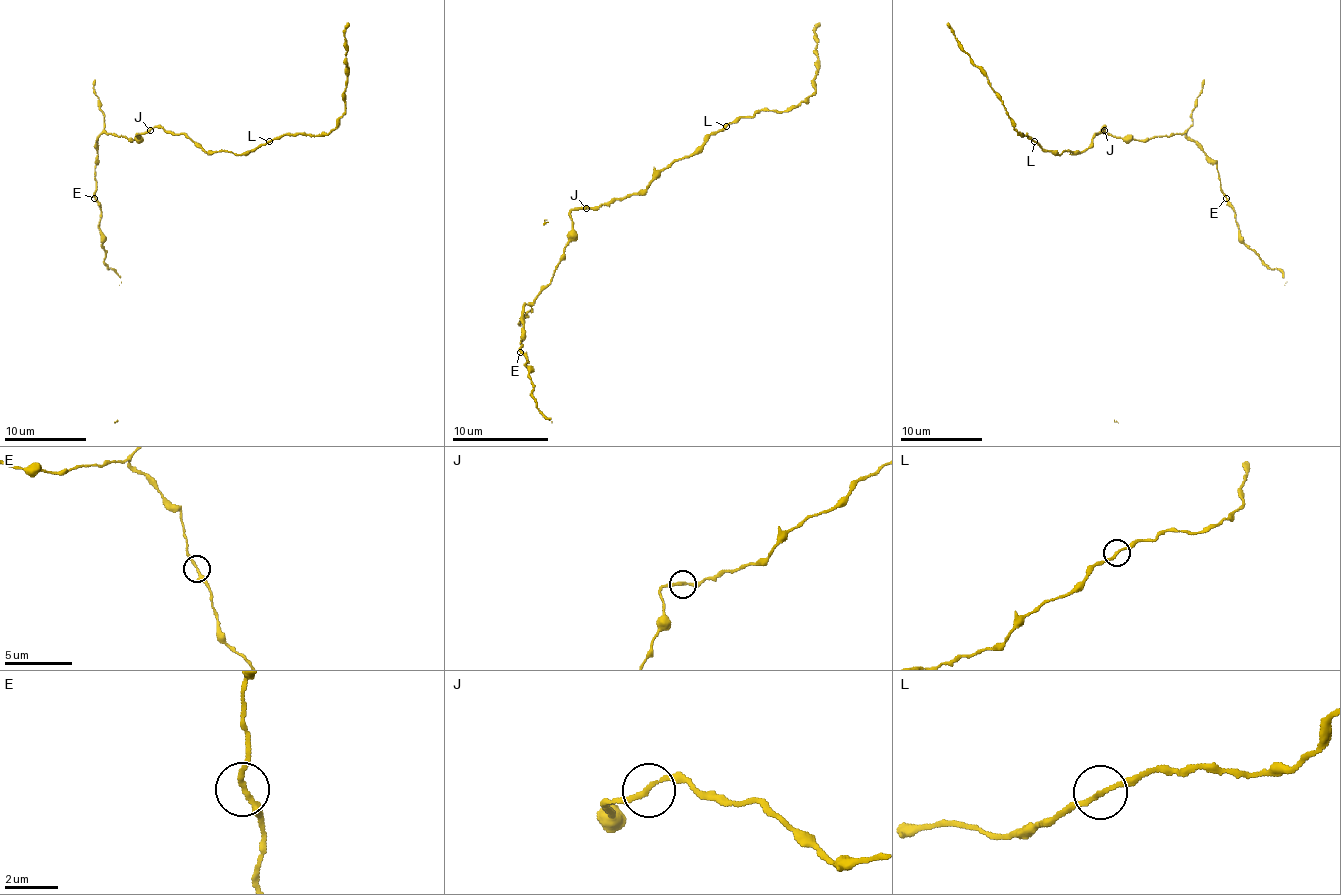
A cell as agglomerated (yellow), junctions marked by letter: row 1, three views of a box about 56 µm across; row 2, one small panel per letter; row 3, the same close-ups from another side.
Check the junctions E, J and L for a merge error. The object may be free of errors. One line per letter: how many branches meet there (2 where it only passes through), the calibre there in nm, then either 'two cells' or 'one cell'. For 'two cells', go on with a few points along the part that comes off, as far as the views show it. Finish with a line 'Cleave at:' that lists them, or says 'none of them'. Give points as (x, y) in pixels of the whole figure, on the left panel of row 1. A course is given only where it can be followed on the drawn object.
E: branches 2; calibre 200 nm; one cell
J: branches 2; calibre 200 nm; one cell
L: branches 2; calibre 170 nm; one cell
Cleave at: none of them

